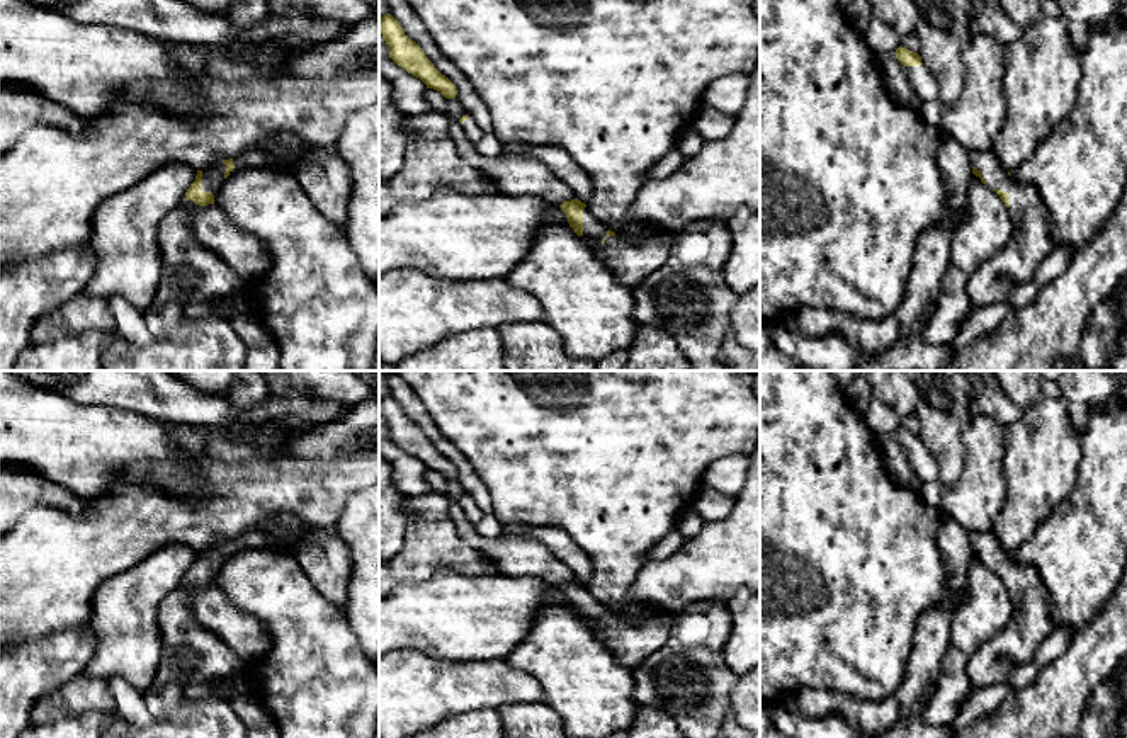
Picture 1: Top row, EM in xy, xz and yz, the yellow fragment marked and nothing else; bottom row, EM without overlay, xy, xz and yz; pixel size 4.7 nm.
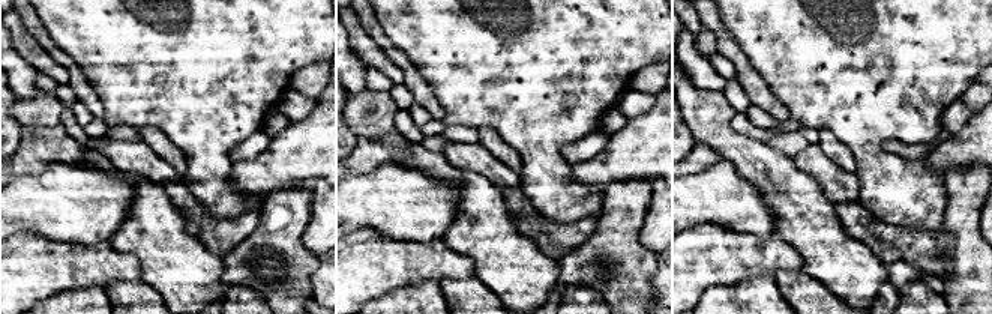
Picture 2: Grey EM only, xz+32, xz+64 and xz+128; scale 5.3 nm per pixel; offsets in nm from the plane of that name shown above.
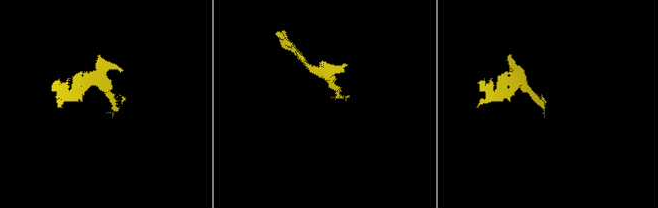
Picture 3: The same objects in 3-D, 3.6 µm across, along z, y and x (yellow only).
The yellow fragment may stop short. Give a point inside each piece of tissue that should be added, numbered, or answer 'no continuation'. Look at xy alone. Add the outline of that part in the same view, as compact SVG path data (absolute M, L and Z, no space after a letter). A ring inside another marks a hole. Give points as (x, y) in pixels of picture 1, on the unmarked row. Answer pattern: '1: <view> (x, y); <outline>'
1: xy (257, 536); M263 524L246 529L241 536L233 539L233 544L235 544L235 549L229 553L229 556L245 549L253 549L253 548L270 549L279 554L292 554L292 548L286 544L284 541L270 536L263 529Z

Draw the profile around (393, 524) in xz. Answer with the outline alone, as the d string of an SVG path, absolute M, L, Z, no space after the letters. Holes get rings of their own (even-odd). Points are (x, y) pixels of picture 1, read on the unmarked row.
M379 456L379 563L393 559L405 544L408 519L401 510L406 498L393 478L393 464Z

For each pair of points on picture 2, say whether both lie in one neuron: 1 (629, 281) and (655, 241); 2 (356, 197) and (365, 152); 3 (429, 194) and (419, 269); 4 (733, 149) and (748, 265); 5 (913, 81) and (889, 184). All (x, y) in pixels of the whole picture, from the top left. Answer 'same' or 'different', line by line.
1: different
2: different
3: different
4: different
5: same

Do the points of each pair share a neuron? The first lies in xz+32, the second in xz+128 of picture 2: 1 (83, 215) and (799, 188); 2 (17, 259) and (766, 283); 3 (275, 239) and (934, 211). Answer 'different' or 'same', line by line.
1: different
2: different
3: different

